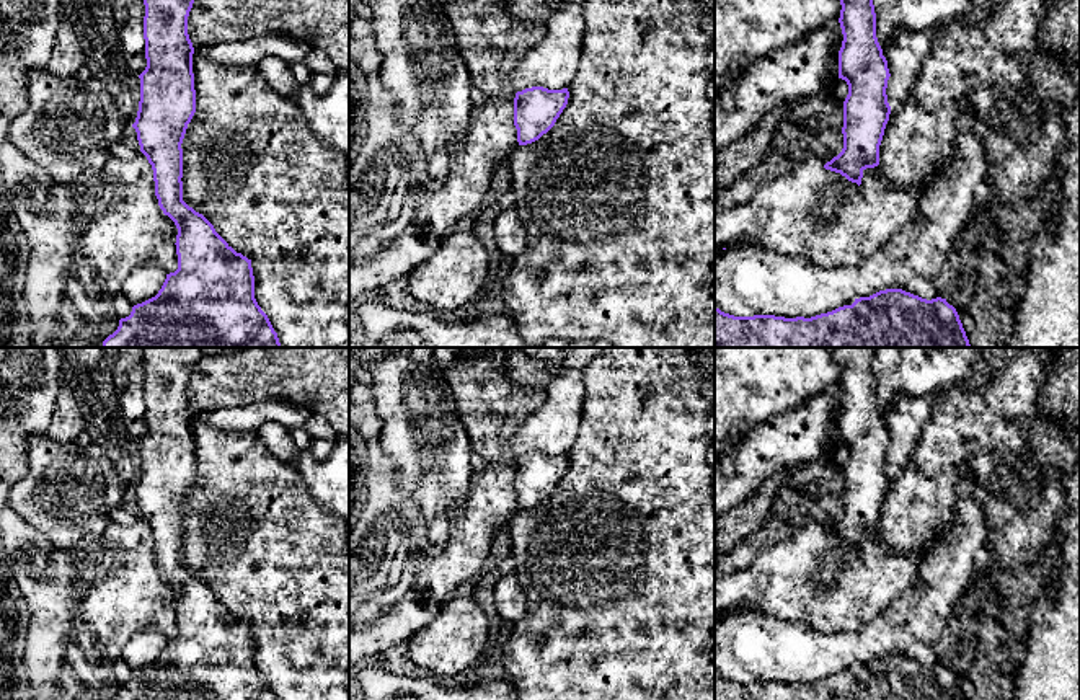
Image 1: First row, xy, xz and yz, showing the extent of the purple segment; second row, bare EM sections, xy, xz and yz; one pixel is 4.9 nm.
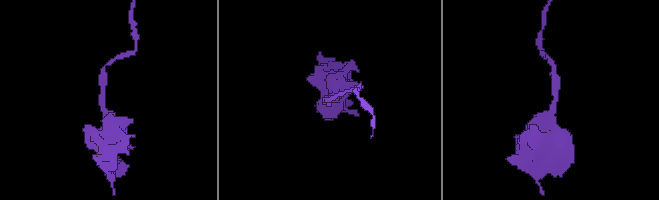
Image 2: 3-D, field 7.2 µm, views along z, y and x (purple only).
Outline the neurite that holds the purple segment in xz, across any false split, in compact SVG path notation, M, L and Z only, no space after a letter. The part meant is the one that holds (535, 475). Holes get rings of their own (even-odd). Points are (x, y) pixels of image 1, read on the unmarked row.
M532 452L516 459L514 491L519 511L527 511L547 499L568 470L569 457Z

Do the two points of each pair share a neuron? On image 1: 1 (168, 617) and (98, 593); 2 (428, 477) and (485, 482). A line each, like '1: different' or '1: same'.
1: same
2: different

